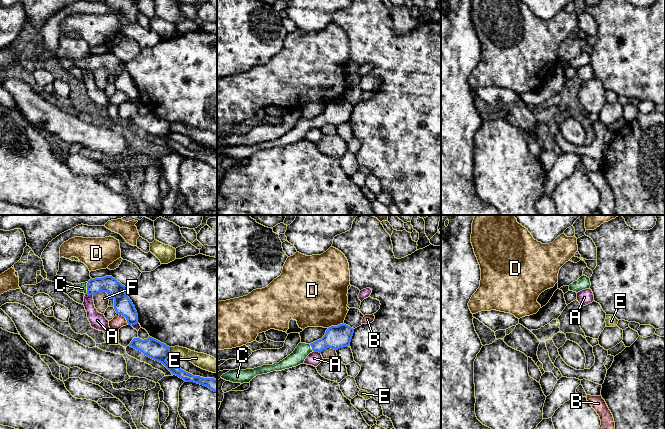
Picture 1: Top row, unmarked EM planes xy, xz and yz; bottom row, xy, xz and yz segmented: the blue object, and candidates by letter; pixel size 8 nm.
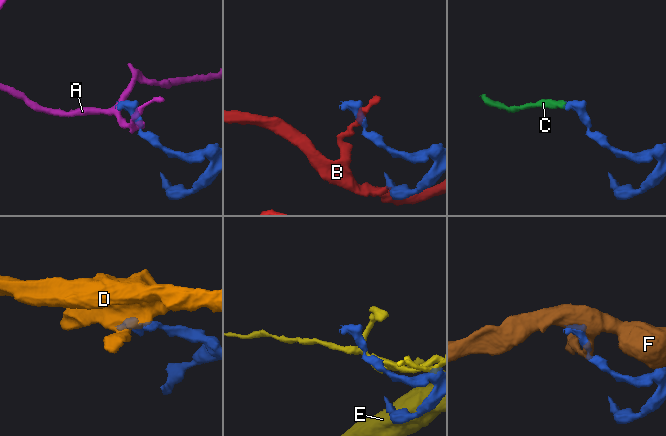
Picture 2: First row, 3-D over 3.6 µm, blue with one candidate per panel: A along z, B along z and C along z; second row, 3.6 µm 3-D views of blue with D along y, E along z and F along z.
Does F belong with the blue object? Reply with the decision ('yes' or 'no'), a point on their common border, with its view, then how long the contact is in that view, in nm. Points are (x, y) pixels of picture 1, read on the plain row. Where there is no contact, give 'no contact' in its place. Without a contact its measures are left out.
no | xy (102, 67) | 150 nm

